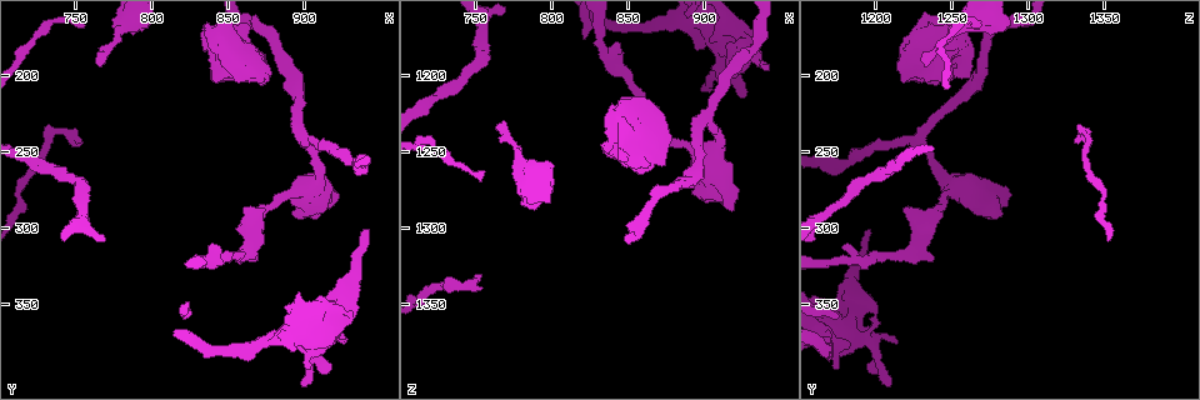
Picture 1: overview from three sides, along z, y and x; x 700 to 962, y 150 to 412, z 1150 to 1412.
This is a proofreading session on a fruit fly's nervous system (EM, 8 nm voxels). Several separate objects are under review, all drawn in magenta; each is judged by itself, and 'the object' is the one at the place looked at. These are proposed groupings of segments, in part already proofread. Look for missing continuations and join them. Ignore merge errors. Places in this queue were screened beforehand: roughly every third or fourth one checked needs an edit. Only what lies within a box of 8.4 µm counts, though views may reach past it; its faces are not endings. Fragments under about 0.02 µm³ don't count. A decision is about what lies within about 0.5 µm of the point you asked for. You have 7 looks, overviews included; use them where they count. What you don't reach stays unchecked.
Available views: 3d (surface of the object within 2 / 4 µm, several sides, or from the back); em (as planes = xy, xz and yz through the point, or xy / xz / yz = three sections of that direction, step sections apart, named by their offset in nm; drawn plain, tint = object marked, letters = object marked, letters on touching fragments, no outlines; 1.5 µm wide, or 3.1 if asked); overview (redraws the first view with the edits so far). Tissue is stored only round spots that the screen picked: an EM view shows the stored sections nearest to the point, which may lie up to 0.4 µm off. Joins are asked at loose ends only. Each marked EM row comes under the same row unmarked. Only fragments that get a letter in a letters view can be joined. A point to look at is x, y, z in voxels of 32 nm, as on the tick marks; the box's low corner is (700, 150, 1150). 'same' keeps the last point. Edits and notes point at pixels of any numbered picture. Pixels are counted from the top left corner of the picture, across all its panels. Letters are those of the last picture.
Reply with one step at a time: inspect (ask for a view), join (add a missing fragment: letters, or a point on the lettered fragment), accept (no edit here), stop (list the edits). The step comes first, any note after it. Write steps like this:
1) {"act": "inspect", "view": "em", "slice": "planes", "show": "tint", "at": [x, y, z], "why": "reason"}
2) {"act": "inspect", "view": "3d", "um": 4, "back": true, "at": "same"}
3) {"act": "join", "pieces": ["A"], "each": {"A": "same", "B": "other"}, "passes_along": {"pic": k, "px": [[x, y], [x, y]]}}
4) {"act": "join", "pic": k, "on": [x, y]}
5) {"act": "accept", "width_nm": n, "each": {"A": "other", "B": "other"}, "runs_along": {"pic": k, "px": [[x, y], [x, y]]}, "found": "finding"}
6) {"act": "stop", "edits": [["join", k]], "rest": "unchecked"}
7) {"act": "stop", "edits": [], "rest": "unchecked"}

{"act": "inspect", "view": "3d", "um": 4, "at": [942, 302, 1196], "why": "branch stops here"}

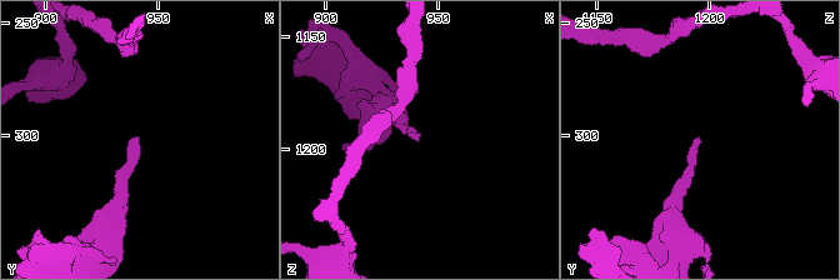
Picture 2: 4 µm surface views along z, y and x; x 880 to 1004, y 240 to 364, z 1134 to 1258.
{"act": "inspect", "view": "em", "slice": "xy", "step": 4, "show": "tint", "at": [941, 301, 1197]}

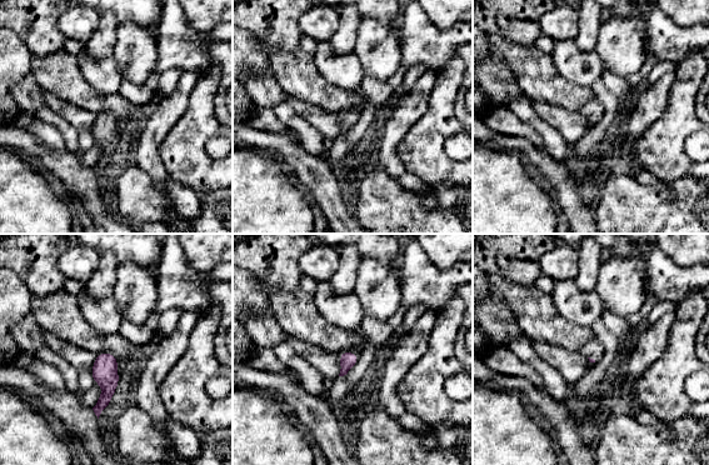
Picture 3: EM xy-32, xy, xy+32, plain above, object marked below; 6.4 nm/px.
{"act": "inspect", "view": "em", "slice": "planes", "show": "letters", "at": "same"}

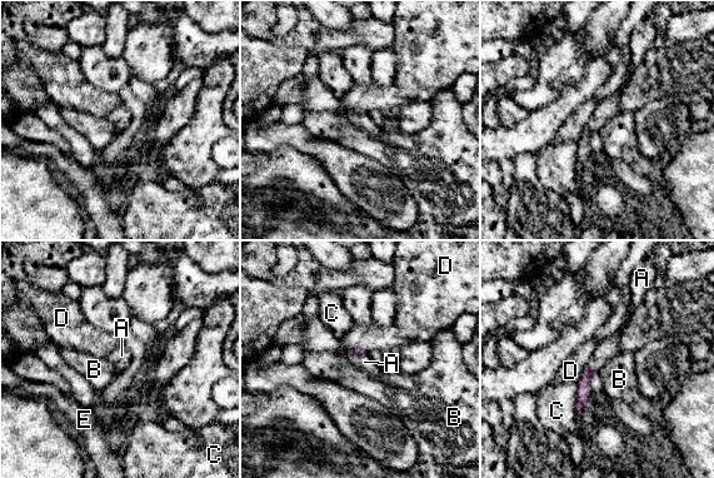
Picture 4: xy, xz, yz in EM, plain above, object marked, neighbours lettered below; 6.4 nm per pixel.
{"act": "join", "pieces": ["A"], "longest_contact_nm": ["C", 200], "each": {"A": "same", "B": "other", "C": "other", "D": "other", "E": "other"}, "passes_along": {"pic": 4, "px": [[584, 389], [595, 363], [609, 348]]}, "found": "it goes on there"}

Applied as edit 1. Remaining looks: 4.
{"act": "inspect", "view": "overview", "why": "see it whole again"}

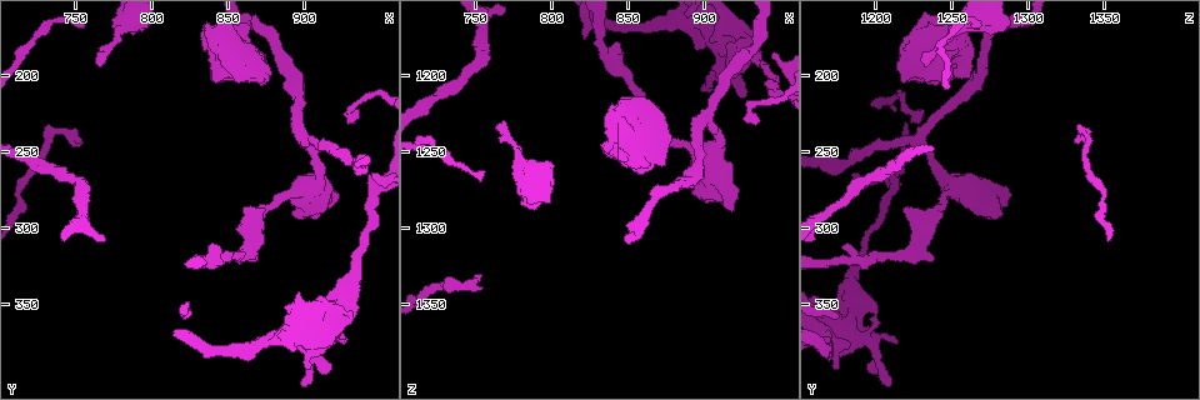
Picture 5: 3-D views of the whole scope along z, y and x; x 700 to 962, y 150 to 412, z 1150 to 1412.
{"act": "inspect", "view": "em", "slice": "xz", "step": 8, "show": "letters", "at": [766, 194, 1232]}

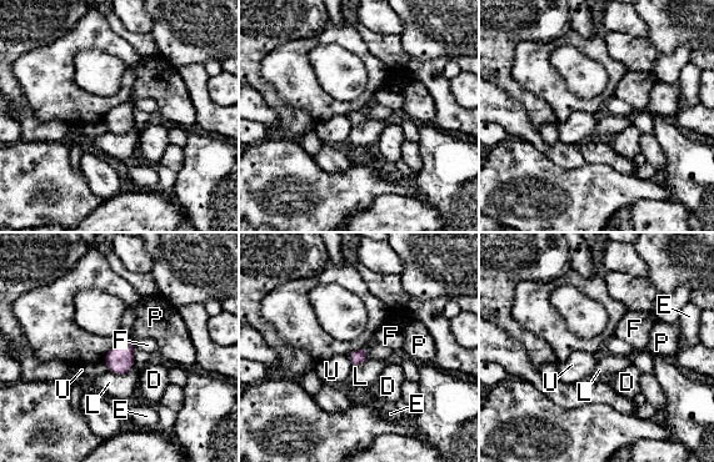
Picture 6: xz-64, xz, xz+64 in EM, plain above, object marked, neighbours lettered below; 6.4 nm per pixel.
{"act": "accept", "each": {"D": "other", "E": "other", "F": "other", "L": "other", "P": "other", "U": "other"}, "border": {"pic": 6, "px": [[346, 355], [353, 366]]}, "found": "none of them fits"}

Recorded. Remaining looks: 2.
{"act": "inspect", "view": "em", "slice": "planes", "show": "letters", "at": [894, 292, 1276], "why": "thick end"}

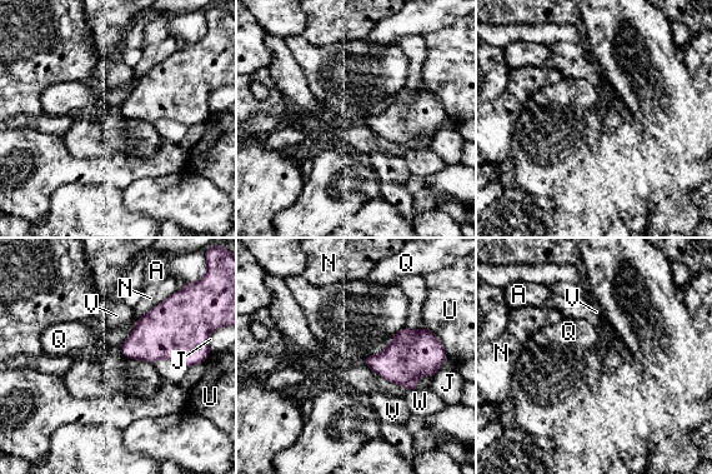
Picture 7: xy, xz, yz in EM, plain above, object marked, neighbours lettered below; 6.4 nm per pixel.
{"act": "accept", "longest_contact_nm": ["N", 360], "each": {"A": "other", "J": "other", "N": "other", "Q": "other", "U": "other", "V": "other", "W": "other"}, "found": "no lettered fragment goes on from it"}

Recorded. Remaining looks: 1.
{"act": "stop", "edits": [["join", 4]], "rest": "unchecked"}

